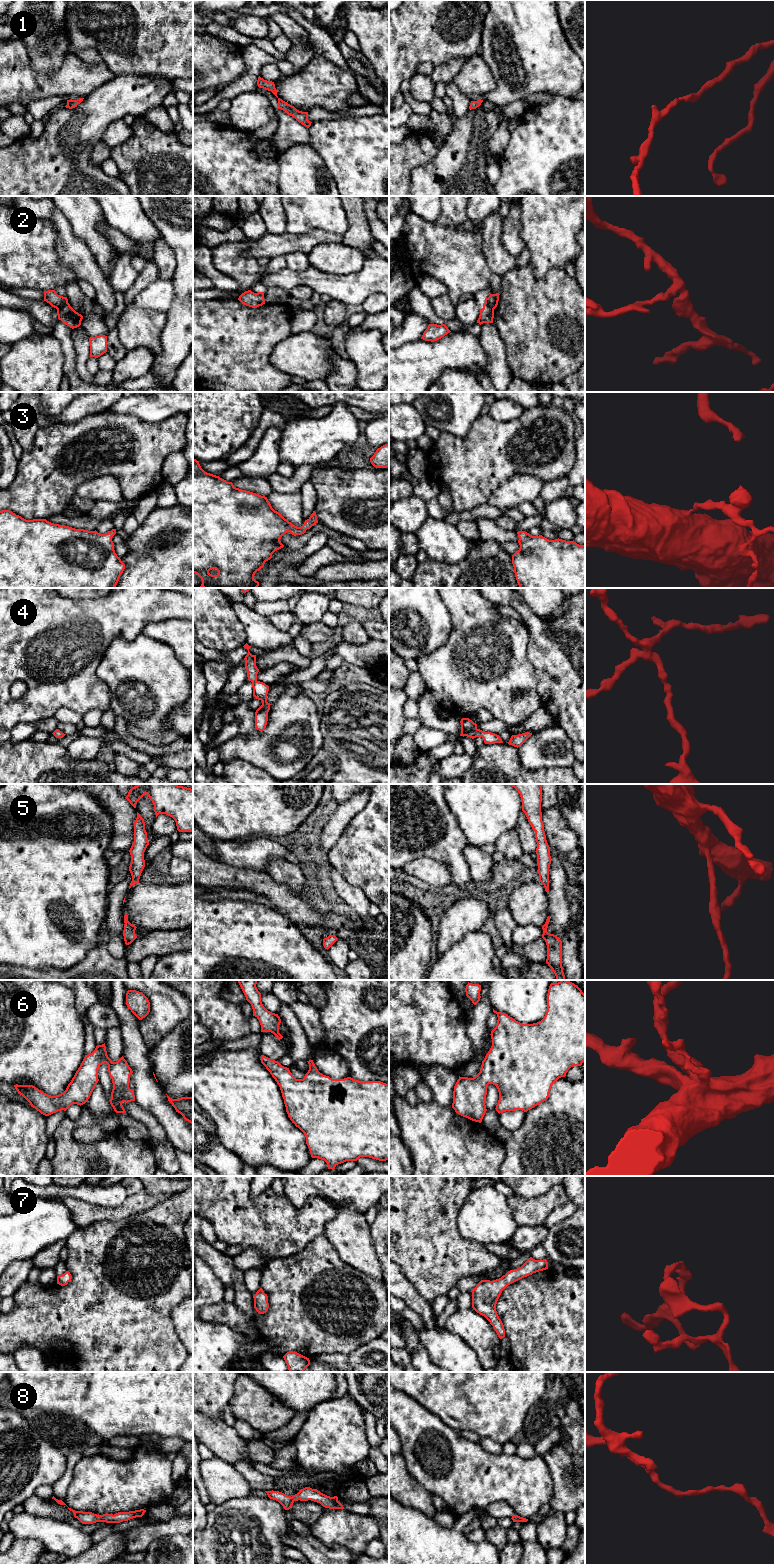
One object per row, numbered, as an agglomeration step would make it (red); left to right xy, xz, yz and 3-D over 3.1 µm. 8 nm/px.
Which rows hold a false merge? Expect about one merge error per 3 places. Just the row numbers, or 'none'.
2

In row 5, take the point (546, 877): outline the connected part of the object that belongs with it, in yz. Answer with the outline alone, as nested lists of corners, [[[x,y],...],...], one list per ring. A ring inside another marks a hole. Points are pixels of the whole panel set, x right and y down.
[[[507,784],[514,787],[521,797],[522,811],[525,813],[529,824],[535,831],[537,842],[536,854],[538,864],[539,881],[544,885],[545,891],[549,892],[549,868],[551,864],[550,847],[546,840],[544,824],[542,821],[541,784]]]

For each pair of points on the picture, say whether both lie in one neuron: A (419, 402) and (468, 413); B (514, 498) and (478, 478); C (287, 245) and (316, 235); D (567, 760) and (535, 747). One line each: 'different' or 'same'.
A: same
B: different
C: same
D: same

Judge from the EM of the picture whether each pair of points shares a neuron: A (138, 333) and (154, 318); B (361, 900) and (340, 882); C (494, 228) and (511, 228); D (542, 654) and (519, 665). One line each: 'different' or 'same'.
A: same
B: same
C: different
D: different

